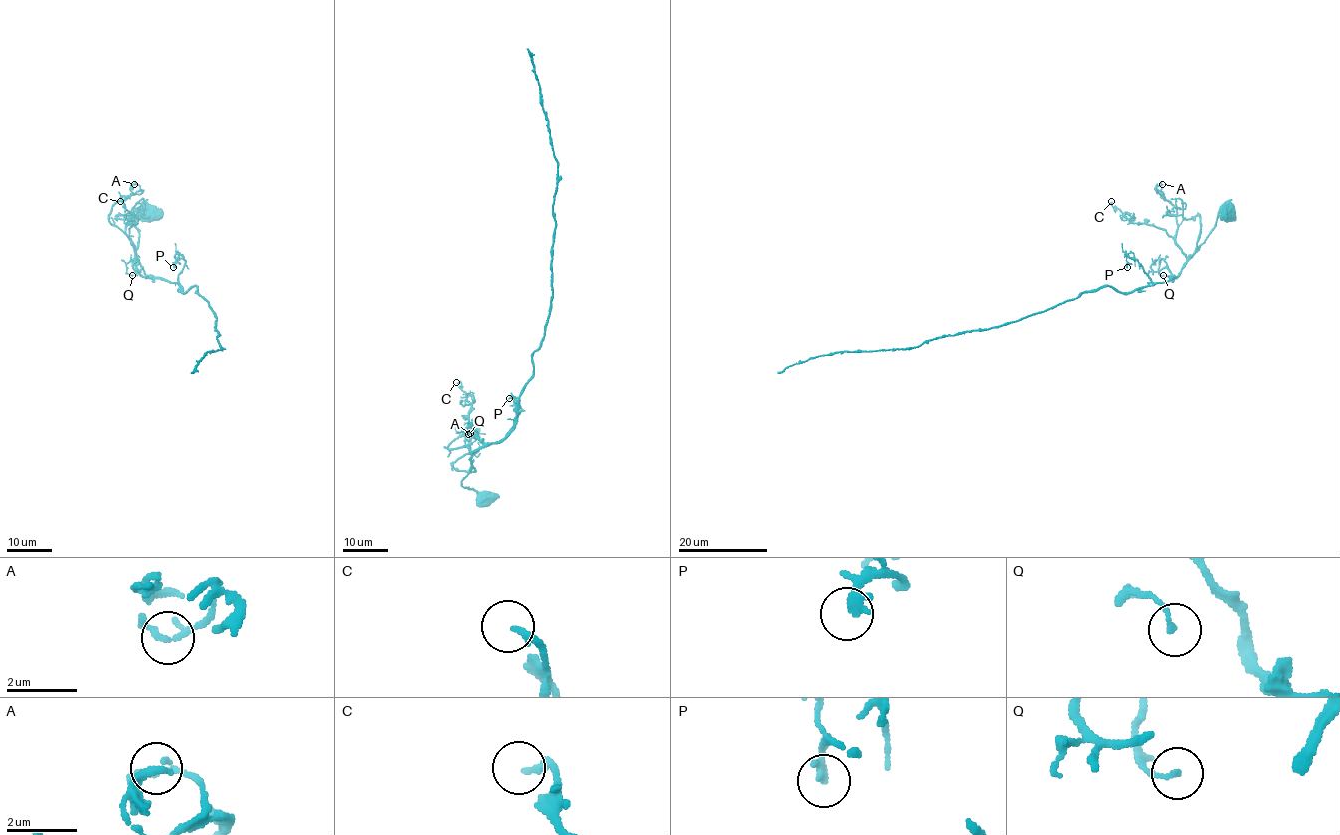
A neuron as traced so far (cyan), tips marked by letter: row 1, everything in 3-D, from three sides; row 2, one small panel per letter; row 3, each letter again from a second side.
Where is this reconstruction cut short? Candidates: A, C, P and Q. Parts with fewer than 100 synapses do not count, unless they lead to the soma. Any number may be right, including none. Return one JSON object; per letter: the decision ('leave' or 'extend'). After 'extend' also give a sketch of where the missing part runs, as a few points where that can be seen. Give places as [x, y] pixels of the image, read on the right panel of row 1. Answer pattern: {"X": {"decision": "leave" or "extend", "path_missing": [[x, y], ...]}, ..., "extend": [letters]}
{"A": {"decision": "leave"}, "C": {"decision": "leave"}, "P": {"decision": "leave"}, "Q": {"decision": "leave"}, "extend": []}

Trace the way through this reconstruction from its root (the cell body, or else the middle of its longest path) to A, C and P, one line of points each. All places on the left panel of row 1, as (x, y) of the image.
A: (148, 211), (126, 227), (135, 257), (130, 239), (109, 220), (111, 207), (135, 192), (134, 184)
C: (148, 211), (139, 213), (126, 227), (135, 257), (129, 228), (137, 218), (120, 201)
P: (148, 211), (126, 227), (136, 267), (144, 276), (177, 283), (185, 263), (180, 255), (175, 255), (173, 267)

